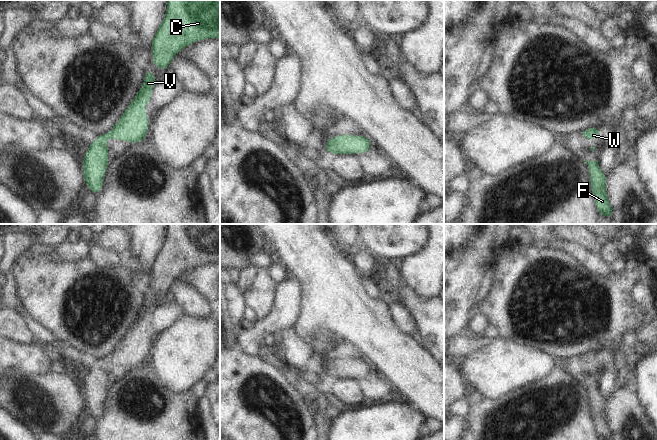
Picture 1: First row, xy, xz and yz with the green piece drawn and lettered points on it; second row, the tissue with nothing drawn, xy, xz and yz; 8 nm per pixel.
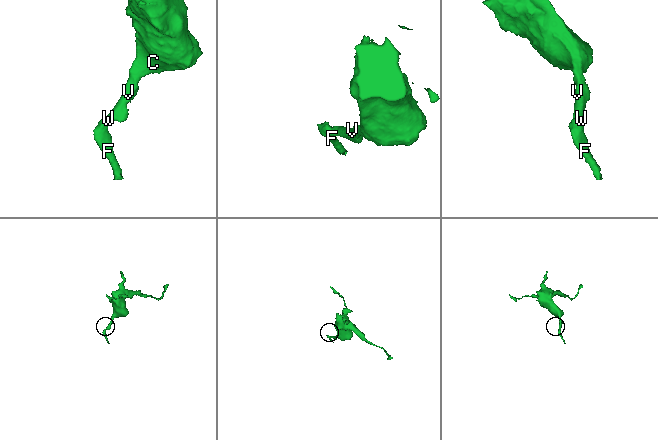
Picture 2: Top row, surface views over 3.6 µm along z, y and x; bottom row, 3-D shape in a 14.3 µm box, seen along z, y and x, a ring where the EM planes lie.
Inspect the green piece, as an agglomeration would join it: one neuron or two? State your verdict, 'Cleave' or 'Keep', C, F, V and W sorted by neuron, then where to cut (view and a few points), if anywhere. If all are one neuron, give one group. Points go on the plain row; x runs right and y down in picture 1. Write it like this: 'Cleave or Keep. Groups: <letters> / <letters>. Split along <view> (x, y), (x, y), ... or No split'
Keep. Groups: C F V W. No split.

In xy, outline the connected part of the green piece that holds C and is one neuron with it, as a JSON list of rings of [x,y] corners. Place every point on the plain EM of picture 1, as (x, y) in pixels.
[[[166,224],[165,241],[151,267],[152,288],[167,296],[176,277],[193,266],[220,263],[220,224]]]

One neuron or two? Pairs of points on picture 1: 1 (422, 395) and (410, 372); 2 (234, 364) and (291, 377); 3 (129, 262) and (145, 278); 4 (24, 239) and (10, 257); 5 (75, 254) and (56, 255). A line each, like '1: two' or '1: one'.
1: one
2: two
3: one
4: one
5: one

